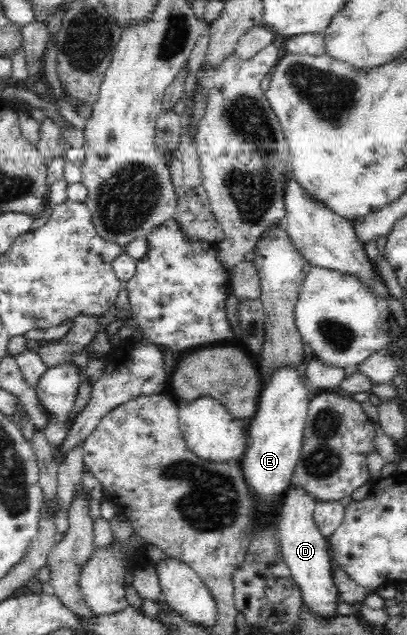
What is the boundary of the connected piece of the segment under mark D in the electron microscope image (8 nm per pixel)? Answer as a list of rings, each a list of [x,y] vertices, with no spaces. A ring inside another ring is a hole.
[[[289,486],[284,493],[281,509],[278,510],[279,528],[278,542],[280,551],[293,580],[301,589],[302,602],[323,619],[337,616],[335,606],[339,602],[340,592],[333,582],[333,559],[328,548],[328,539],[323,537],[314,521],[314,508],[317,501],[307,495],[303,489]],[[338,597],[338,598],[337,598]]]

